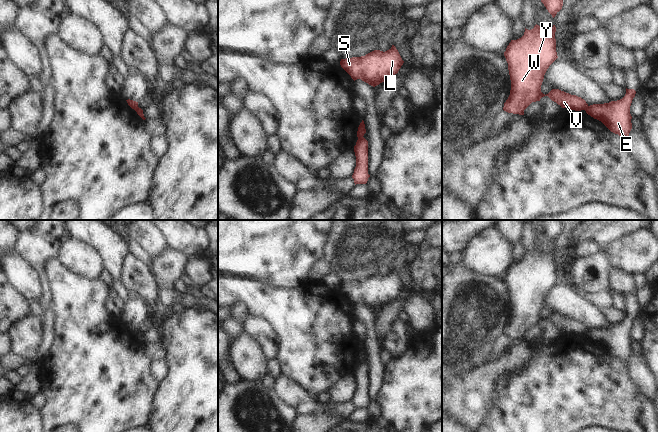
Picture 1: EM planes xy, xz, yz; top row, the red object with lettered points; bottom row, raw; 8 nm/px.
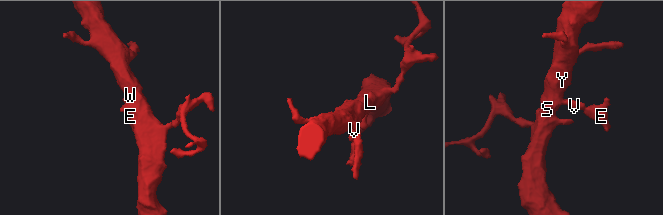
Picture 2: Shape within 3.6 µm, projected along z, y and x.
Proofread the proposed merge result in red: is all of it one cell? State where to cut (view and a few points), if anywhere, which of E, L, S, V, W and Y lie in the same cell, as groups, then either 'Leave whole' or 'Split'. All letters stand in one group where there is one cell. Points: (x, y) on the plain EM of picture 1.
Split along xz (362, 360), (358, 363). Groups: E / L S V W Y. Split

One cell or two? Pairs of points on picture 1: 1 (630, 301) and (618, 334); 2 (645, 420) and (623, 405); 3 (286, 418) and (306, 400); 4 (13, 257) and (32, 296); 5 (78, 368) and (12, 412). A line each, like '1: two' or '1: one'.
1: one
2: one
3: two
4: one
5: two

